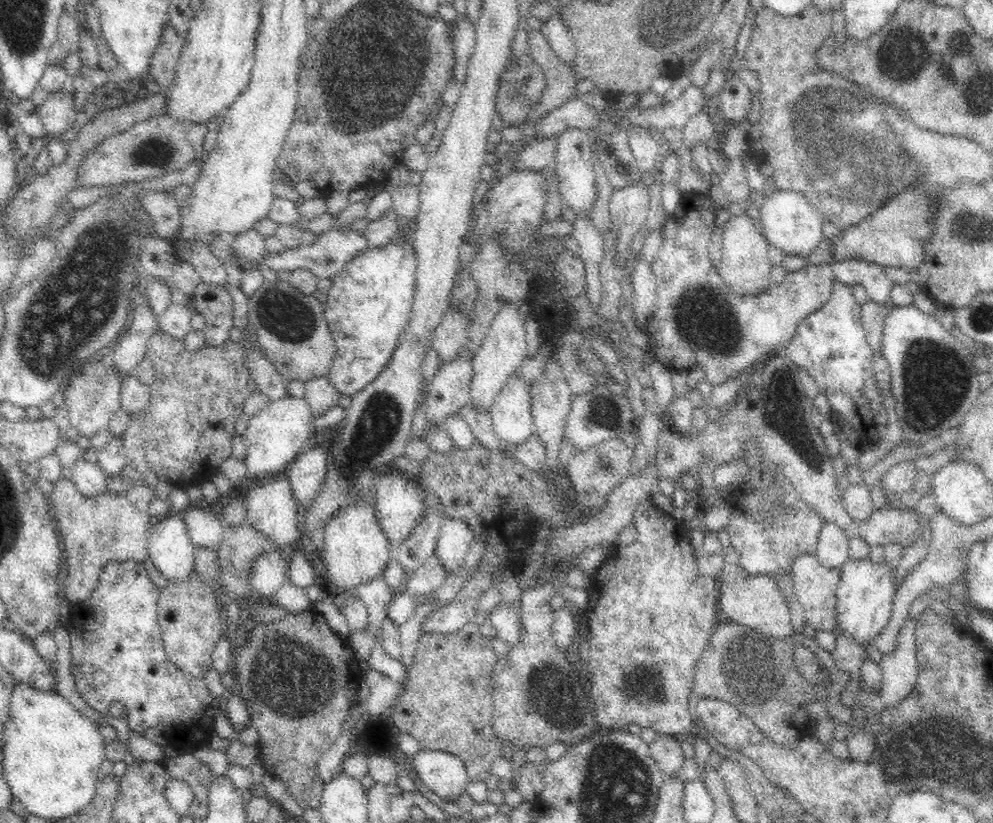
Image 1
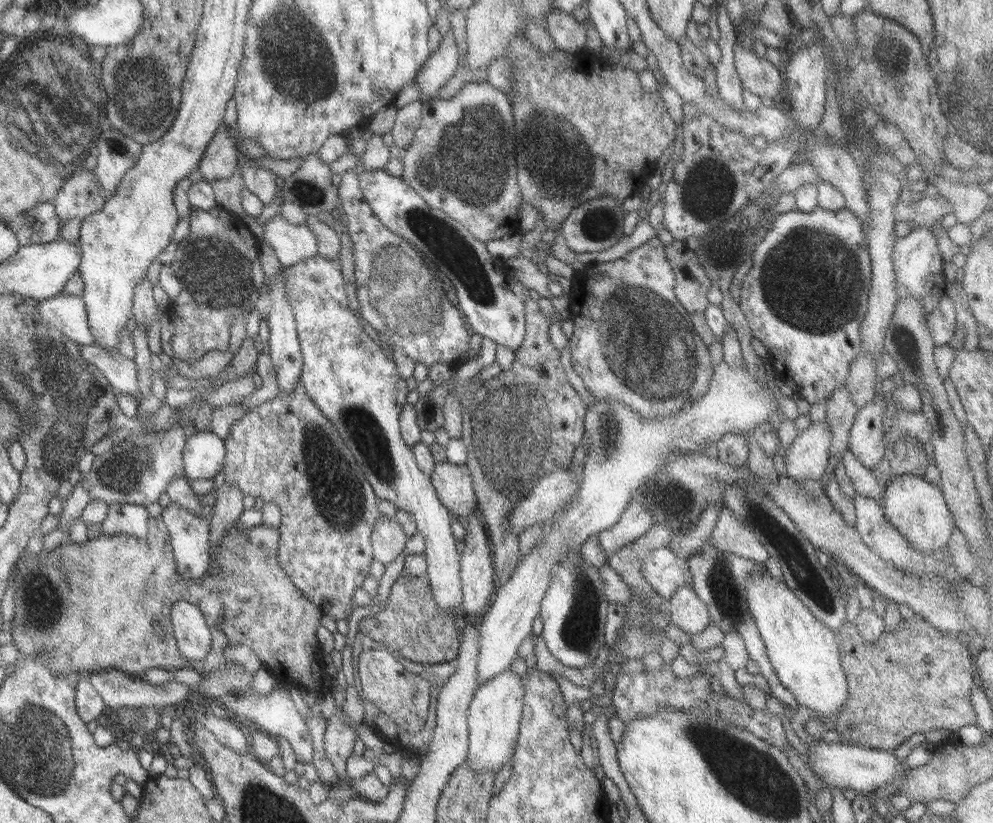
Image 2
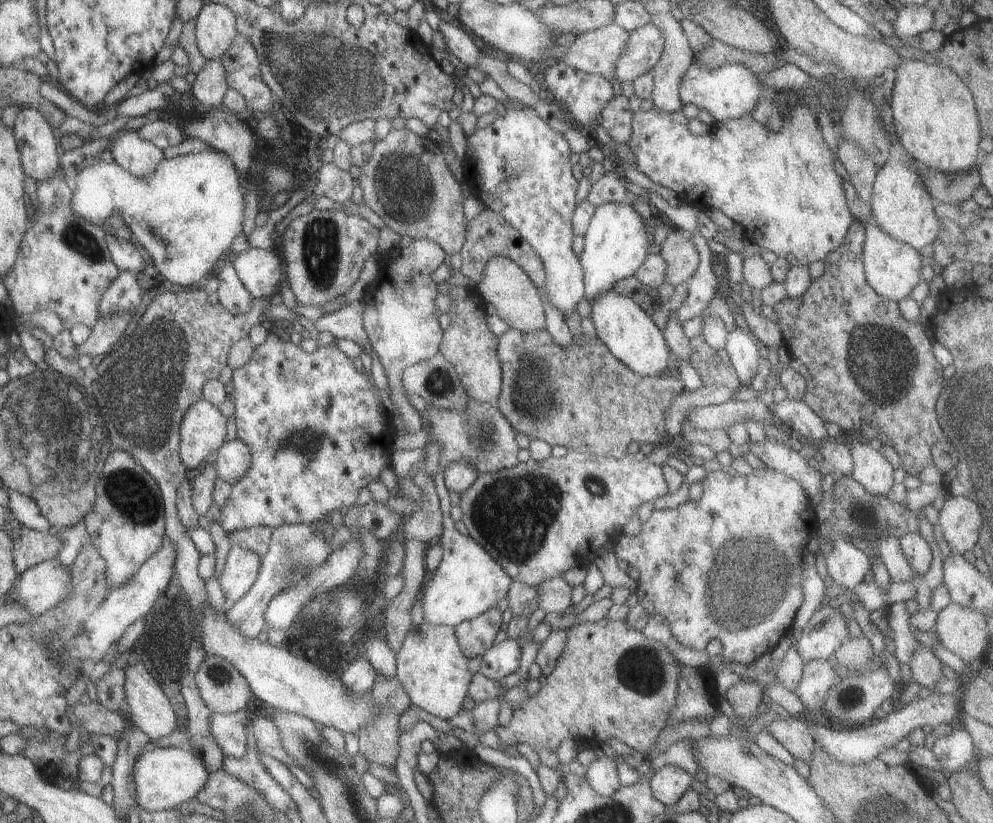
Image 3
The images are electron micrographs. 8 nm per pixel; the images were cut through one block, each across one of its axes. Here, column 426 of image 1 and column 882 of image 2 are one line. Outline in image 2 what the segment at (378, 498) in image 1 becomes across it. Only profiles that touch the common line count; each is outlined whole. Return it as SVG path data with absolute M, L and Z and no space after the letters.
M903 474L887 484L883 491L883 516L905 538L913 550L927 553L944 549L953 529L956 528L942 492L921 477Z

